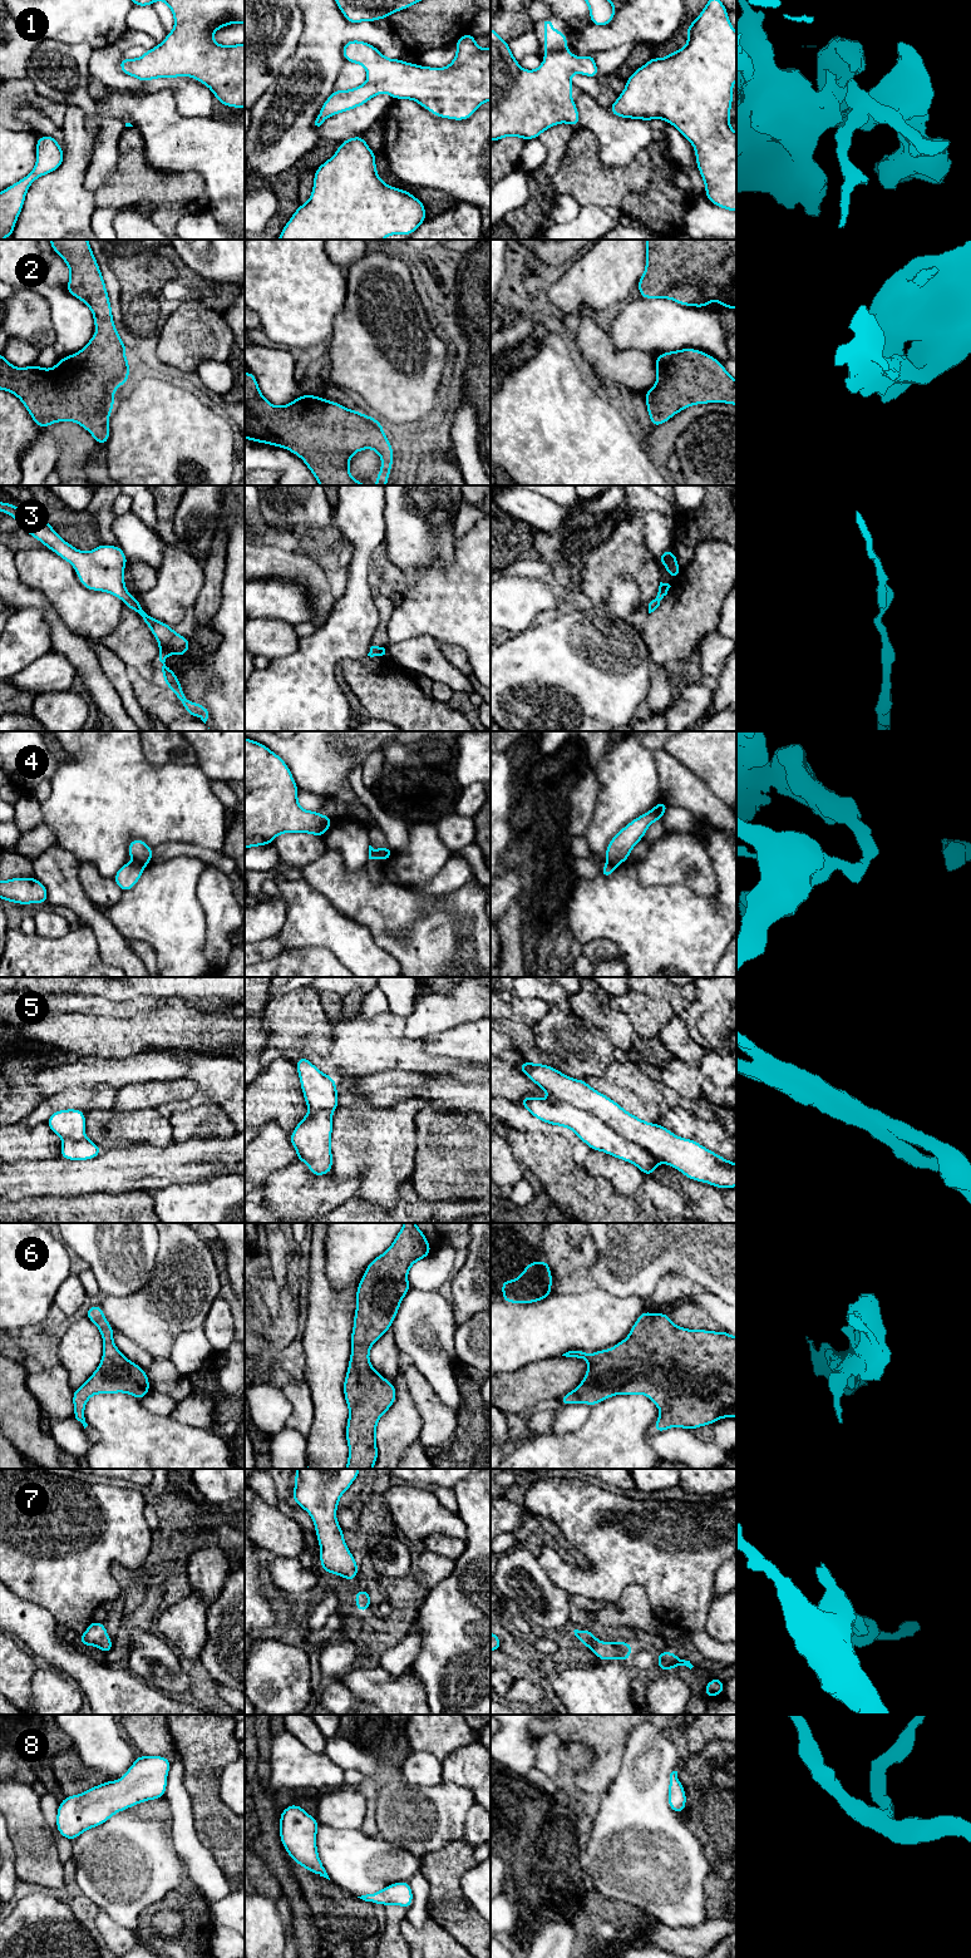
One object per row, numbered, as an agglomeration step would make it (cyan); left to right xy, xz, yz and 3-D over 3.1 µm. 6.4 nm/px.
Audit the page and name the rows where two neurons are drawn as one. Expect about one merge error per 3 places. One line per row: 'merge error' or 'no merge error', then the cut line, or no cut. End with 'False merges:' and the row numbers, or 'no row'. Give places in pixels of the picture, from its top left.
1: no merge error; no cut
2: no merge error; no cut
3: no merge error; no cut
4: merge error; cut in xy along (136, 862), (144, 866)
5: no merge error; no cut
6: no merge error; no cut
7: no merge error; no cut
8: no merge error; no cut
False merges: 4

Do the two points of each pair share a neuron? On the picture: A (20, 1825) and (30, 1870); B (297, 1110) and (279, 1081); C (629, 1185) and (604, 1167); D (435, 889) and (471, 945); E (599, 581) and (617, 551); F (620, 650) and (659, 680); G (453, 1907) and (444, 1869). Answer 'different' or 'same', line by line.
A: same
B: same
C: same
D: different
E: same
F: different
G: same

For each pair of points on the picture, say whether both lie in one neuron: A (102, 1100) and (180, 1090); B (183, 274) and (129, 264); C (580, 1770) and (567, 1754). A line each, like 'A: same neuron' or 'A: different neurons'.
A: different neurons
B: same neuron
C: same neuron

